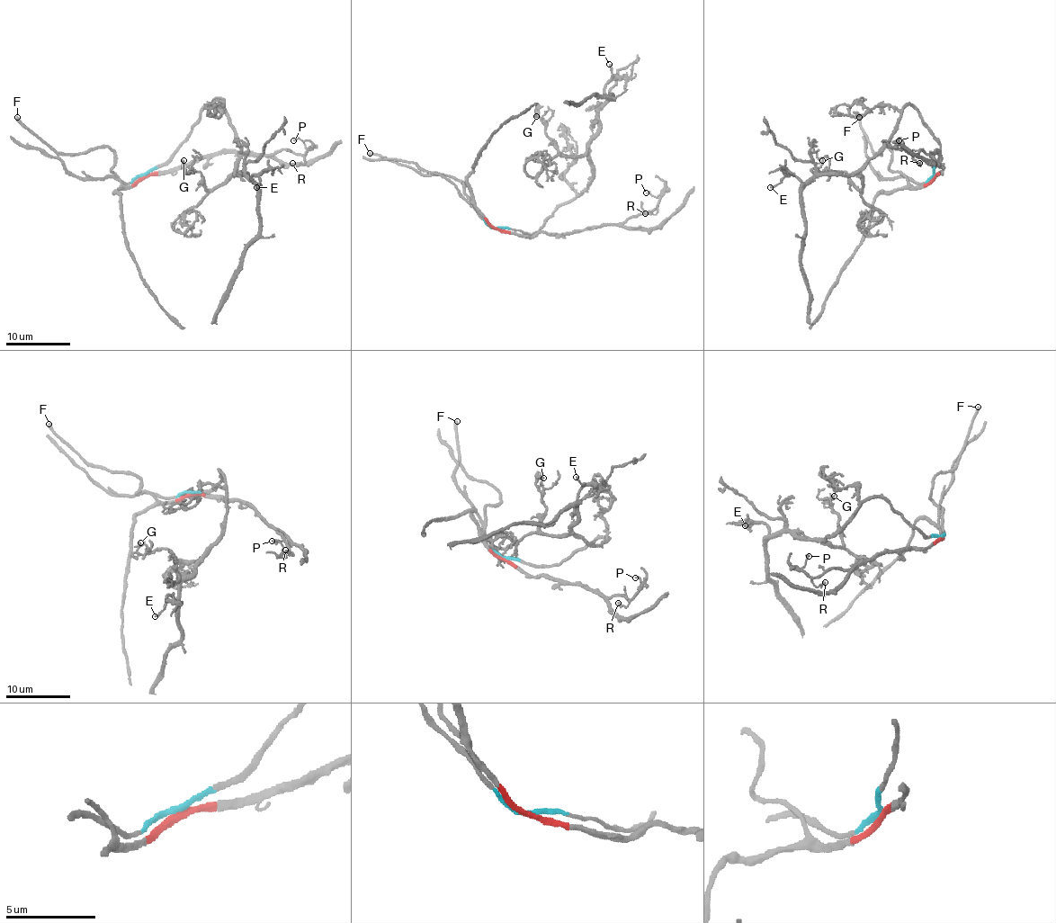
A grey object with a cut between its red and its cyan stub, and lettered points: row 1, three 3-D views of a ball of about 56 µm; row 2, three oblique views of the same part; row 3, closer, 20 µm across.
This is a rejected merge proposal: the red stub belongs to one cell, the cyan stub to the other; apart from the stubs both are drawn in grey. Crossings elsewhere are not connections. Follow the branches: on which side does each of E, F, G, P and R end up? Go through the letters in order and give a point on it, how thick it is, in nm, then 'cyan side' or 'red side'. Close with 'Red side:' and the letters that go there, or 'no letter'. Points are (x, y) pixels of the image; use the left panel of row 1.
E: (256, 187) | 160 nm | cyan side
F: (17, 117) | 340 nm | red side
G: (183, 160) | 160 nm | cyan side
P: (293, 140) | 160 nm | red side
R: (292, 163) | 180 nm | red side
Red side: F, P, R

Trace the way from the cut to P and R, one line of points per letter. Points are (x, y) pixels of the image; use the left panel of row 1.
P: (142, 176), (178, 170), (222, 152), (271, 154), (281, 149), (305, 154), (305, 144), (298, 138), (293, 141)
R: (142, 176), (178, 170), (222, 152), (271, 154), (285, 149), (305, 158), (301, 164), (291, 164)

